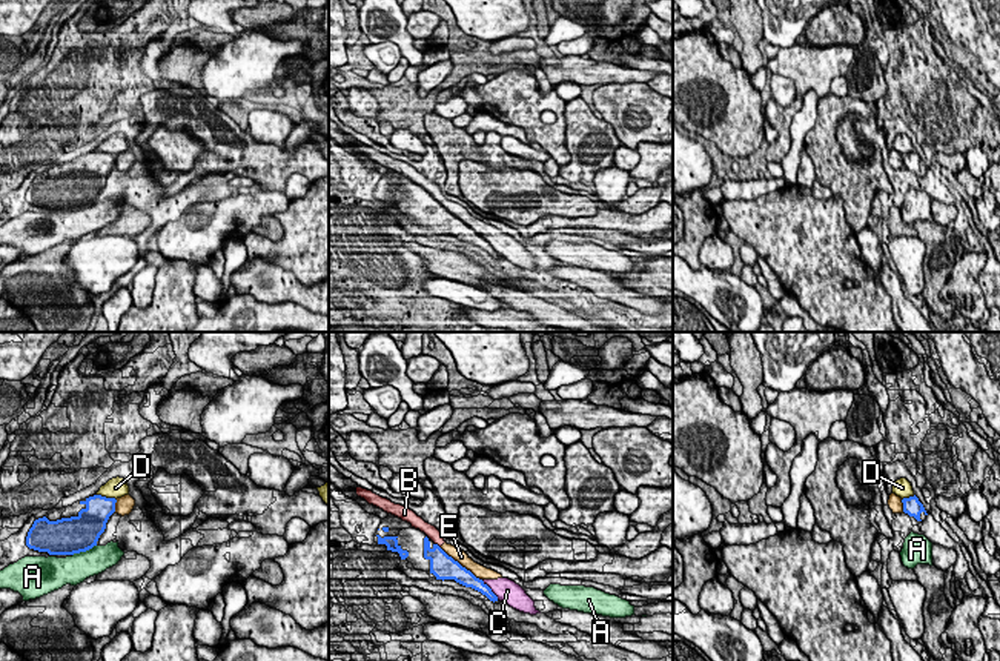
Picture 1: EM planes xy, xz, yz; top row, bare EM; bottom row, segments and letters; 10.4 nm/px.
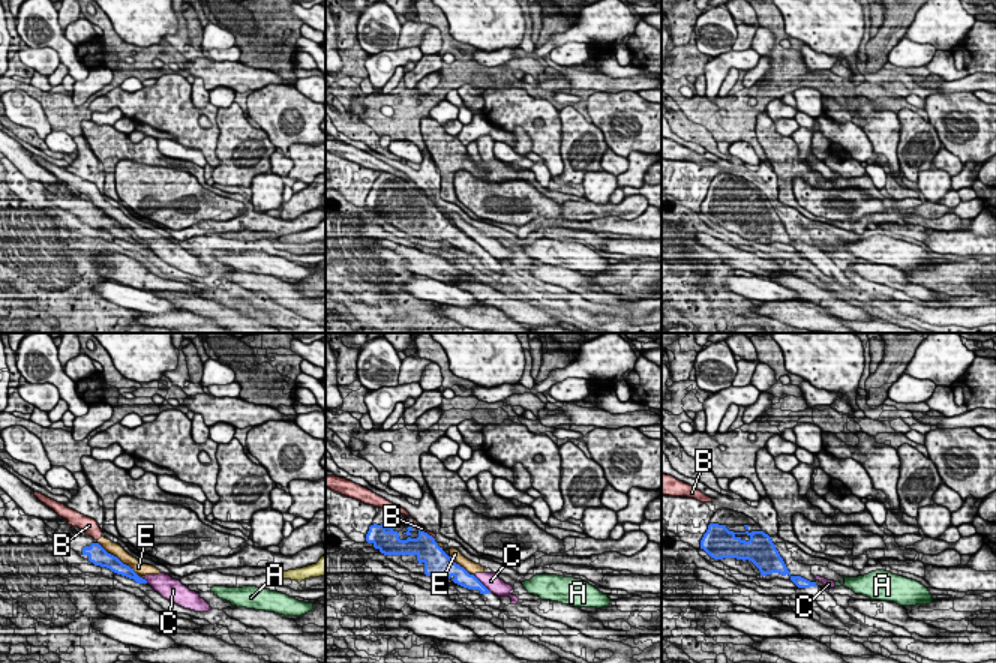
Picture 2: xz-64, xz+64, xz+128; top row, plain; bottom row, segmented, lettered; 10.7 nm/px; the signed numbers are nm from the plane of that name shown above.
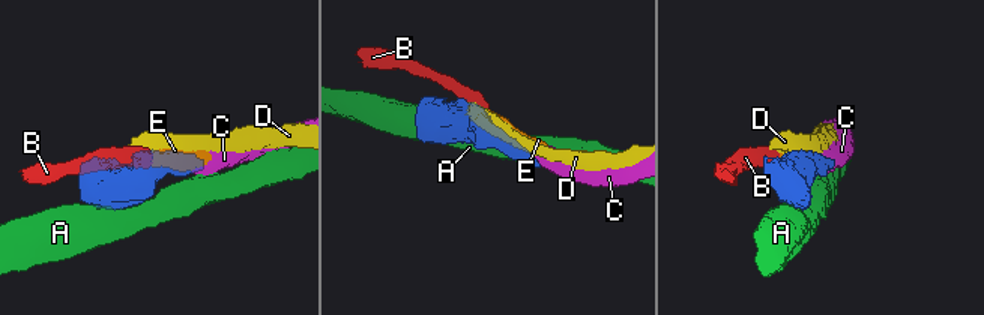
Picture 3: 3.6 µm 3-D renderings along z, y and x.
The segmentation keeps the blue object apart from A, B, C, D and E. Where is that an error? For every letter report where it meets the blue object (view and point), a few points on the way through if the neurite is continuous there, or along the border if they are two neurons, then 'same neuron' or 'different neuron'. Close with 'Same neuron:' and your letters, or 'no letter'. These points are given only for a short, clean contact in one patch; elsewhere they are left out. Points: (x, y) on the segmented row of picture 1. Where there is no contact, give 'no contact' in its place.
A: contact xy (83, 551); different neuron
B: contact xz (438, 546); border xz (435, 543), (440, 548); different neuron
C: contact xz (490, 589); border xz (481, 580), (498, 598); different neuron
D: contact xy (106, 498); different neuron
E: contact xz (460, 564); different neuron
Same neuron: no letter

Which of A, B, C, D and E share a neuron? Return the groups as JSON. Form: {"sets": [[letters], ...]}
{"sets": [["A"], ["B", "C", "D", "E"]]}

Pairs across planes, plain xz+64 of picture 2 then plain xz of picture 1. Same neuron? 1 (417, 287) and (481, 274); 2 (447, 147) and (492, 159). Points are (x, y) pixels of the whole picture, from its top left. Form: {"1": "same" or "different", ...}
{"1": "different", "2": "same"}

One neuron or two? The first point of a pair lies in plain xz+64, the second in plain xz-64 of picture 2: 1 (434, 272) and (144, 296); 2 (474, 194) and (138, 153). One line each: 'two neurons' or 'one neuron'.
1: two neurons
2: two neurons

